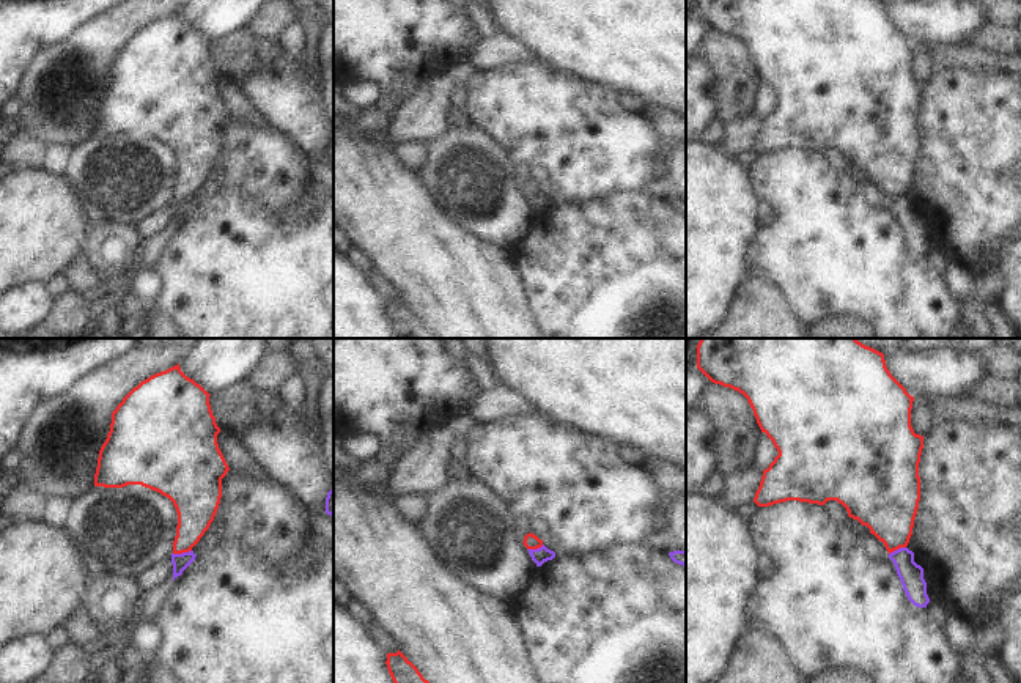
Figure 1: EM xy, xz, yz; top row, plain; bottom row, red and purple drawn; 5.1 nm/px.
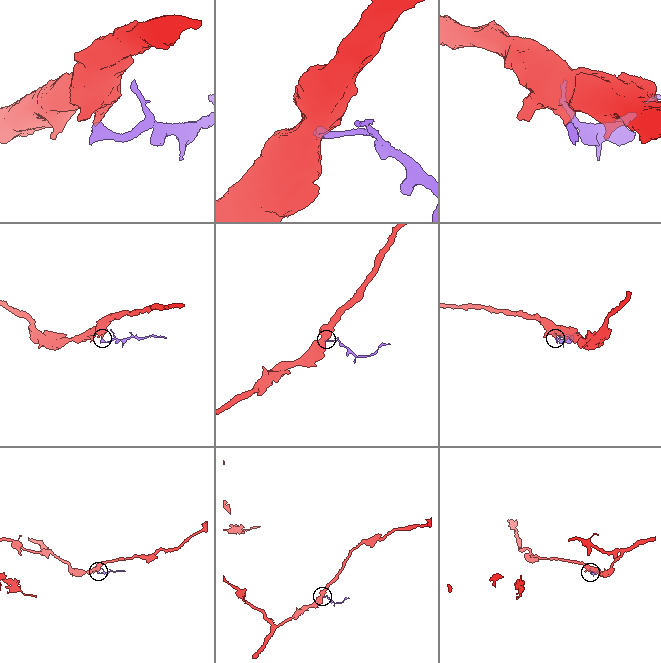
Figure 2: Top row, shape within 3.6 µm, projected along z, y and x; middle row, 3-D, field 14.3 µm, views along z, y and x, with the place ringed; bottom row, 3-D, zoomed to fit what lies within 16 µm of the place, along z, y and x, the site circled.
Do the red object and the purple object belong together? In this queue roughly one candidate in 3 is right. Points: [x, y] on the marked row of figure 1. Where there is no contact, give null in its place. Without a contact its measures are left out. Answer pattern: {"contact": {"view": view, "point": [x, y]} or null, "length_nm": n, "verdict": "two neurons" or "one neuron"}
{"contact": {"view": "xy", "point": [181, 553]}, "length_nm": 100, "verdict": "two neurons"}

